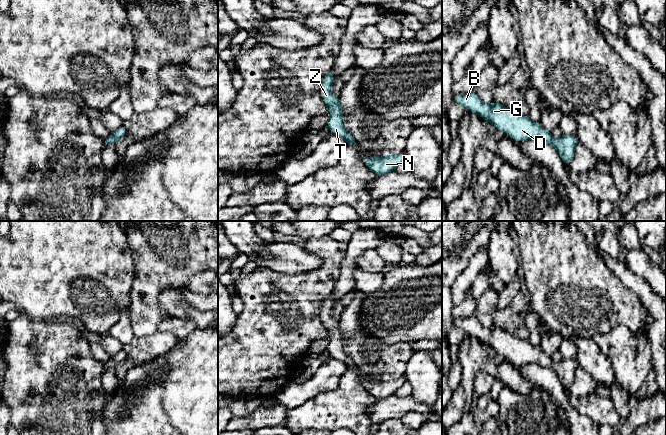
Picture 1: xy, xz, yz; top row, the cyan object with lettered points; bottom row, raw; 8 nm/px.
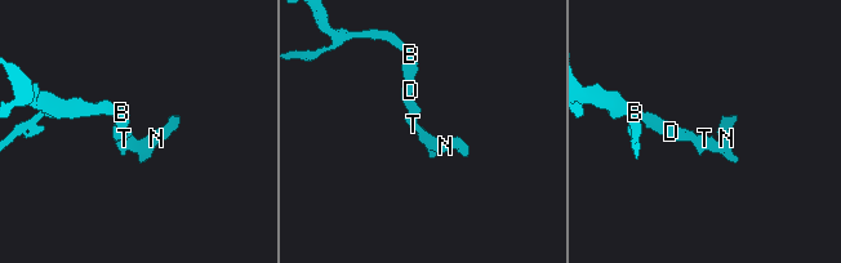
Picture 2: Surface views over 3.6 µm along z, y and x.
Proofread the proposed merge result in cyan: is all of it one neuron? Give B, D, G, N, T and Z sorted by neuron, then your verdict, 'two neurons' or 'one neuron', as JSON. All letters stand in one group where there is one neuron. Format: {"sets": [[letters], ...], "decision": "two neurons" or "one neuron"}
{"sets": [["B", "D", "G", "N", "T", "Z"]], "decision": "one neuron"}

